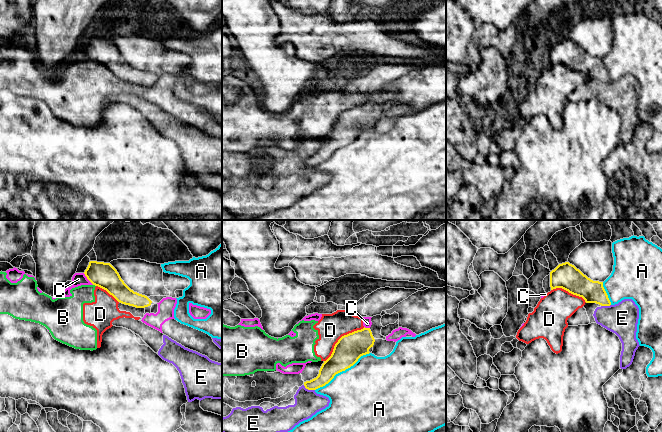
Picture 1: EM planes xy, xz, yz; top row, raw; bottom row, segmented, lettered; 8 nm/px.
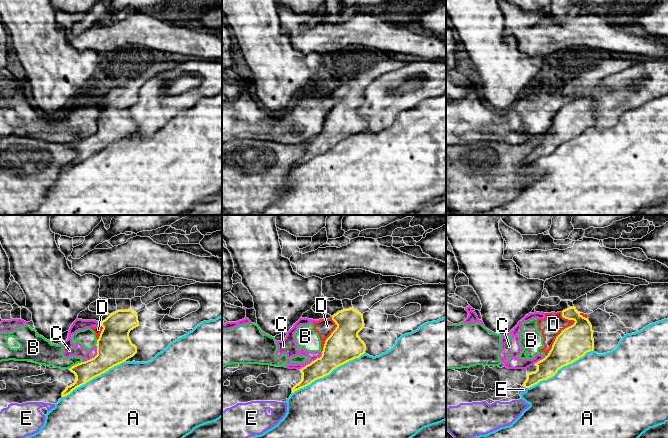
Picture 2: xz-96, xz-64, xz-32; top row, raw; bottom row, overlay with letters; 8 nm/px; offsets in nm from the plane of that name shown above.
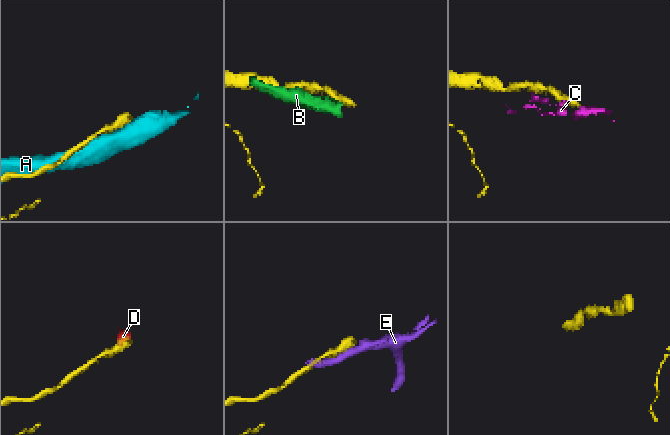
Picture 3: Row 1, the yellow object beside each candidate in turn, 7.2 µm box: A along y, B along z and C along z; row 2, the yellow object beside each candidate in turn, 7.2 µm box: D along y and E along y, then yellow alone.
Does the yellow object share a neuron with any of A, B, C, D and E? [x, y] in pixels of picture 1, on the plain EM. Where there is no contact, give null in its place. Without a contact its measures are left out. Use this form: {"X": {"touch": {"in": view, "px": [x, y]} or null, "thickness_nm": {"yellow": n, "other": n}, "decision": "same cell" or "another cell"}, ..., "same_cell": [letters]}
{"A": {"touch": {"in": "xz", "px": [342, 146]}, "thickness_nm": {"yellow": 220, "other": 480}, "decision": "another cell"}, "B": {"touch": {"in": "xy", "px": [94, 60]}, "thickness_nm": {"yellow": 200, "other": 170}, "decision": "another cell"}, "C": {"touch": {"in": "xy", "px": [88, 55]}, "thickness_nm": {"yellow": 200, "other": 110}, "decision": "another cell"}, "D": {"touch": {"in": "xz", "px": [340, 114]}, "thickness_nm": {"yellow": 220, "other": 220}, "decision": "another cell"}, "E": {"touch": {"in": "xz", "px": [309, 165]}, "thickness_nm": {"yellow": 140, "other": 200}, "decision": "another cell"}, "same_cell": []}

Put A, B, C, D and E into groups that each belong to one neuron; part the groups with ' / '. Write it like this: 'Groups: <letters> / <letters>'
Groups: A / B C D / E

